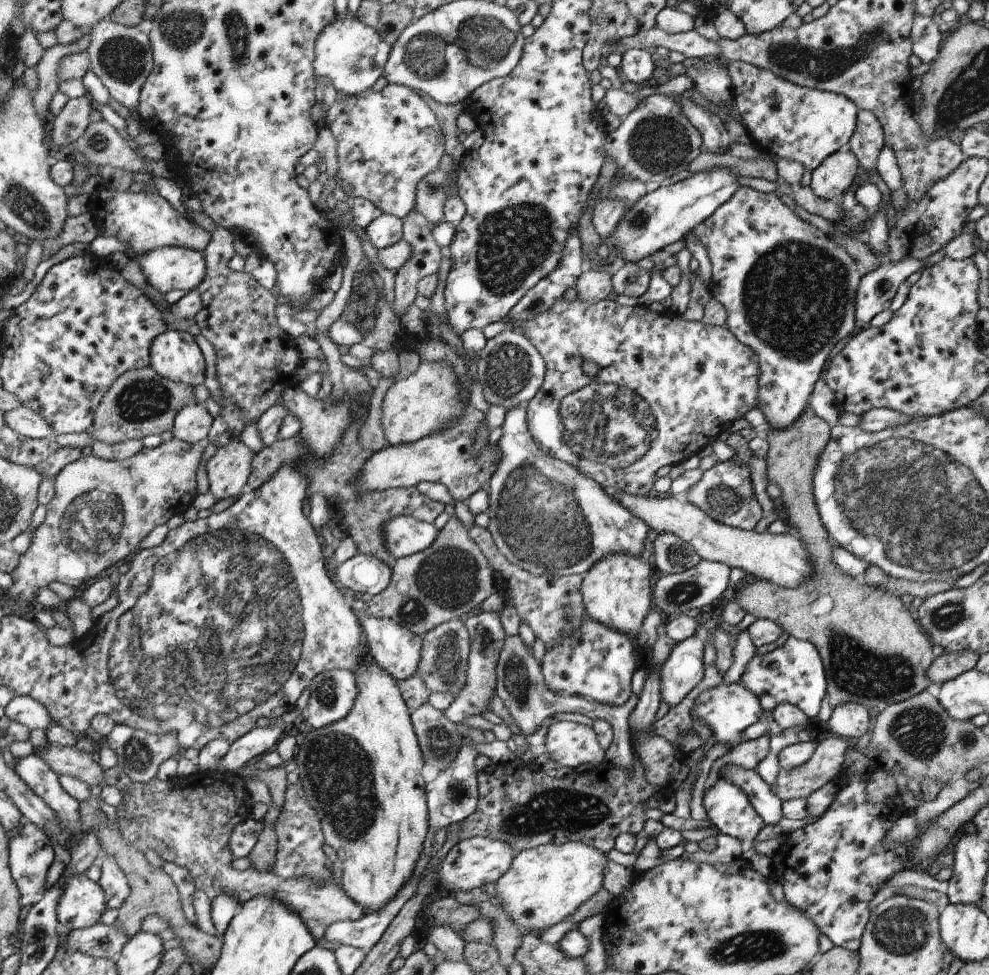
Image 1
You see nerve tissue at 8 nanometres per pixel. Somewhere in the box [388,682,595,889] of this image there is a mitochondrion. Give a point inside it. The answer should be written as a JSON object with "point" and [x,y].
{"point":[441,742]}

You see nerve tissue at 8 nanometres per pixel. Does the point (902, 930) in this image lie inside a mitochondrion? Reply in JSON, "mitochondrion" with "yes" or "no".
{"mitochondrion":"yes"}

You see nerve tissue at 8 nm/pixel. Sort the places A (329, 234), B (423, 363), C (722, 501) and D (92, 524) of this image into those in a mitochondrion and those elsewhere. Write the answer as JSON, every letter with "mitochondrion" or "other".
{"A":"other","B":"other","C":"mitochondrion","D":"mitochondrion"}

